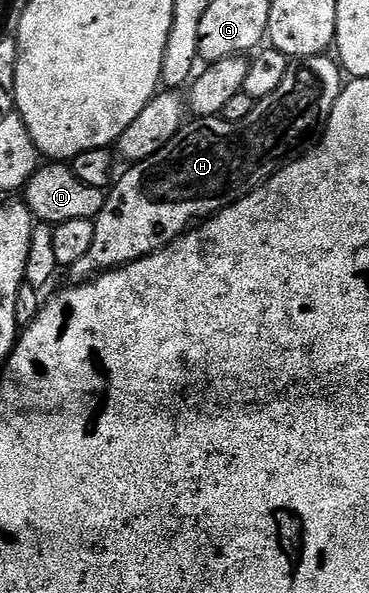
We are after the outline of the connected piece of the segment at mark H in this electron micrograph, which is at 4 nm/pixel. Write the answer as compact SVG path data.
M325 54L317 55L316 57L308 57L307 59L299 59L291 62L288 73L284 73L284 81L280 81L280 85L276 88L276 93L257 100L252 109L252 113L248 113L248 117L244 117L244 121L229 123L220 117L202 117L194 121L198 123L187 122L182 130L179 131L178 135L172 137L172 141L168 141L168 145L164 145L164 149L160 149L160 153L156 153L152 157L148 157L139 163L127 166L125 168L126 172L124 172L119 179L117 176L116 182L109 188L104 209L98 214L97 219L94 220L94 224L96 225L96 241L92 241L91 247L88 248L88 254L85 255L82 260L76 261L76 265L72 265L68 269L68 275L74 278L71 280L89 281L93 279L95 275L100 275L104 271L109 271L116 267L123 267L126 263L148 257L152 253L156 253L160 248L168 246L169 243L177 239L179 235L185 235L188 228L195 221L205 221L209 219L211 215L216 214L218 211L223 211L228 205L240 201L245 195L255 191L262 183L267 183L280 168L285 167L288 163L293 163L294 160L309 151L310 148L315 146L318 140L321 139L322 134L326 132L326 126L330 120L332 109L336 105L336 97L340 97L343 86L344 72L337 58Z

